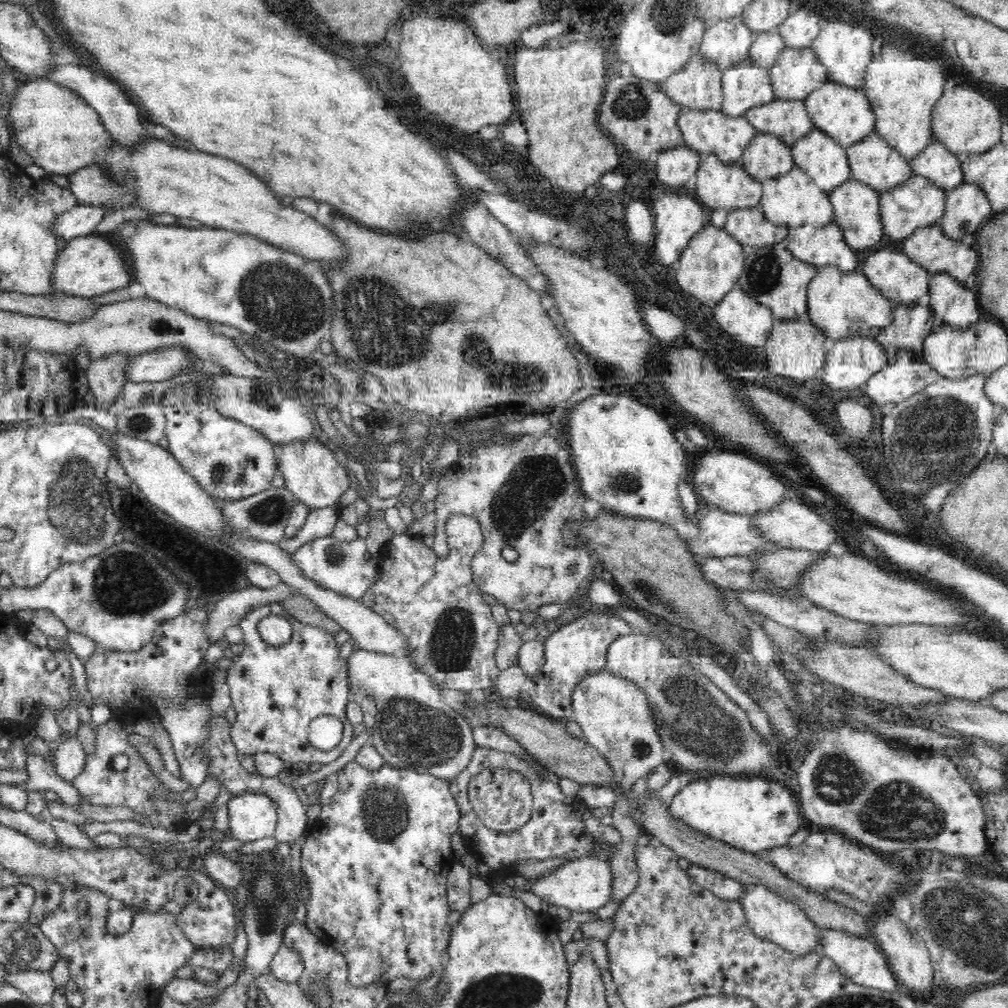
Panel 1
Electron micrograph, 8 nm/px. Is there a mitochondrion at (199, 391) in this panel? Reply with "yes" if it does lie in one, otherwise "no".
no

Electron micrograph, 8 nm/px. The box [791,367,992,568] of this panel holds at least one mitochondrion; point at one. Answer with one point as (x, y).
(933, 440)

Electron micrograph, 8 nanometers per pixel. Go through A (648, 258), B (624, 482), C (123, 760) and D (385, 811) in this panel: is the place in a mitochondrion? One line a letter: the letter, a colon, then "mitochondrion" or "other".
A: other
B: mitochondrion
C: mitochondrion
D: mitochondrion

